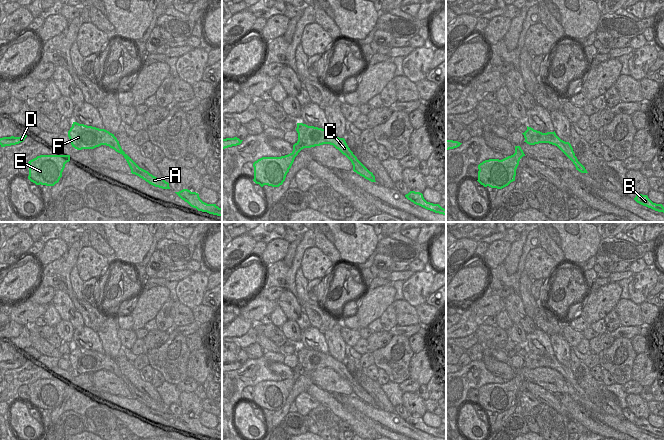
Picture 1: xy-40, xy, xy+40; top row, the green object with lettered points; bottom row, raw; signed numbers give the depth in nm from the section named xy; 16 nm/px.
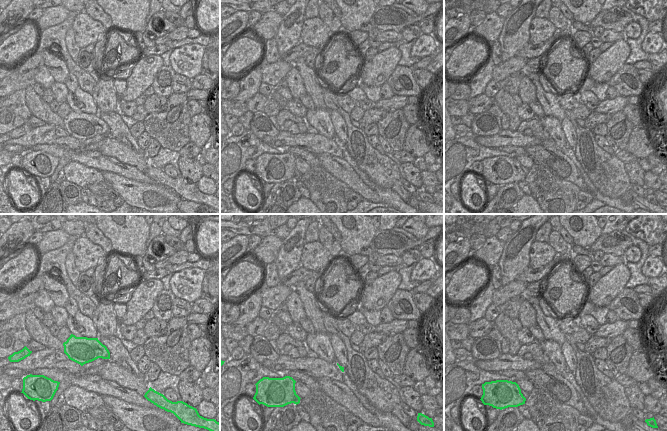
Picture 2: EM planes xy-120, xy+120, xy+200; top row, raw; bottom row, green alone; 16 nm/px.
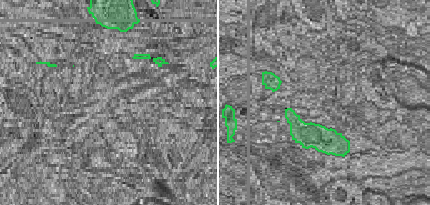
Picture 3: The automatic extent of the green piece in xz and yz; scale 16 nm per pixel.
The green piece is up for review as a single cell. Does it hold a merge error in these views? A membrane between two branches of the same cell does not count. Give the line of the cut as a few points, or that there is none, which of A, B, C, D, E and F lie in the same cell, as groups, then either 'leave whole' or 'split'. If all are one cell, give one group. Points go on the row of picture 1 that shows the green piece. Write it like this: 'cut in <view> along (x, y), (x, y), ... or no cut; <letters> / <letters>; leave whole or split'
cut in xy+40 along (513, 154), (519, 159); A B C D F / E; split

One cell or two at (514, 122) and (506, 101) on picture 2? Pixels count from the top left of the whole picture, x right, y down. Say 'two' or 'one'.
one

